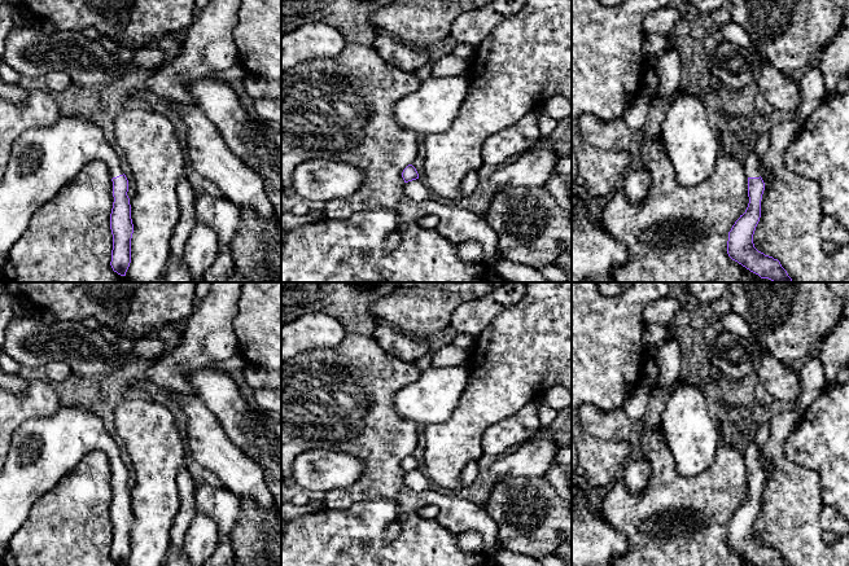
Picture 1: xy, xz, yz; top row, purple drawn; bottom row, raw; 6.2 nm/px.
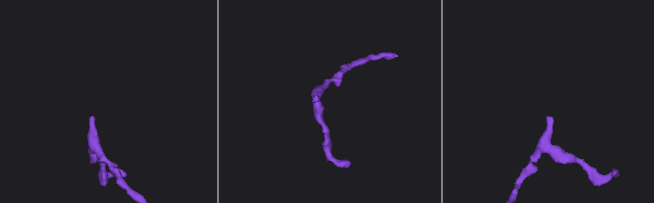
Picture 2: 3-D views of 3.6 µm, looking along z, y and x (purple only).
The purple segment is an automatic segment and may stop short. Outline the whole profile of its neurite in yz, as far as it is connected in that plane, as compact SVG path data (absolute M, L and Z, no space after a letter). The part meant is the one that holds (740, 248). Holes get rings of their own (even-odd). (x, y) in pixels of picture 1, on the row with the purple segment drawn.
M754 149L747 152L744 170L748 176L749 203L745 212L740 215L728 232L727 254L761 278L769 278L773 282L793 282L778 259L758 251L753 243L765 190L765 183L758 170L758 155Z

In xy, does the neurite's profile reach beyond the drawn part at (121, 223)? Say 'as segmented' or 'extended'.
extended

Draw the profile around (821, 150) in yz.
M849 89L824 98L810 114L788 146L784 163L795 175L819 184L823 214L831 215L849 231Z

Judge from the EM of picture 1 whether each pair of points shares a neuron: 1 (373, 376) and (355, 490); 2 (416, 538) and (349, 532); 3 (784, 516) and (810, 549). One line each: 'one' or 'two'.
1: one
2: one
3: one

